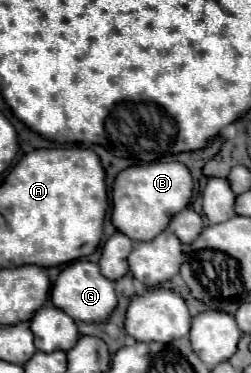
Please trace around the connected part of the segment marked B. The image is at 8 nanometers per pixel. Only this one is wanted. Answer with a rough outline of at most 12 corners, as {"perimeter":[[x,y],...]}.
{"perimeter":[[183,163],[127,167],[113,183],[111,223],[155,239],[189,205]]}

